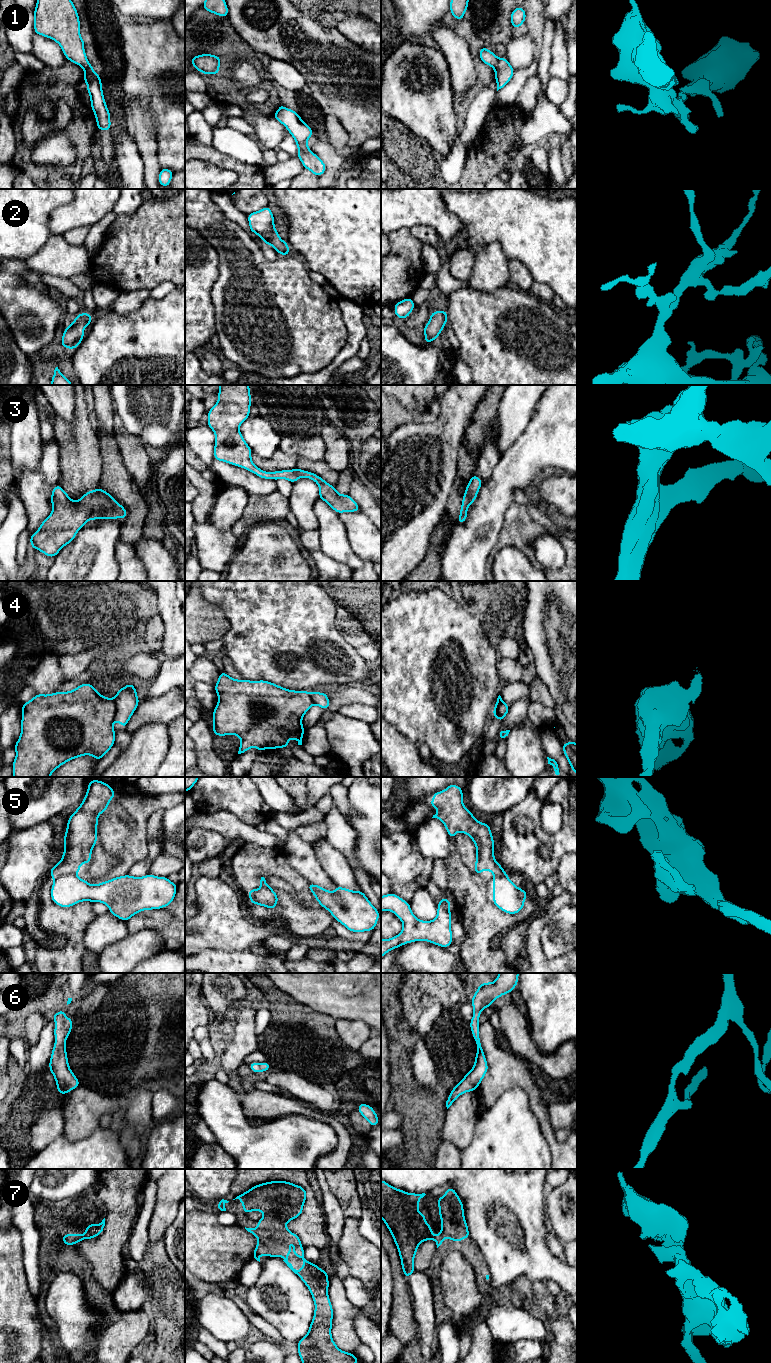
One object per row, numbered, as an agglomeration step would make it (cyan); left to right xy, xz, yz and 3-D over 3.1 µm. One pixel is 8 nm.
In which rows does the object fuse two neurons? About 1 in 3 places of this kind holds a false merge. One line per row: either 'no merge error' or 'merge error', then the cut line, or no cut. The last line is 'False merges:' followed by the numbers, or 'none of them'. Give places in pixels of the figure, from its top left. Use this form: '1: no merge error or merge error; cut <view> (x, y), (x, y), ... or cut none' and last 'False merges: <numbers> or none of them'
1: merge error; cut yz (499, 59), (494, 68)
2: no merge error; cut none
3: no merge error; cut none
4: merge error; cut xy (112, 699), (115, 704), (114, 719)
5: merge error; cut xy (73, 873), (64, 873), (54, 880)
6: no merge error; cut none
7: no merge error; cut none
False merges: 1, 4, 5

